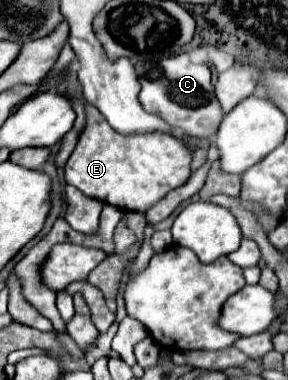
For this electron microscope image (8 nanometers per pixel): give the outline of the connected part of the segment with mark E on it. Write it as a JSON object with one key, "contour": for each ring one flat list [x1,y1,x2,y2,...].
{"contour":[[91,103,85,105,85,113,87,113,85,129,79,135,79,141,65,165,65,181,69,185,121,211,147,211,153,203,165,197,171,189,183,185,189,179,191,149,185,141,179,141,179,137,175,137,173,133,133,133,133,135,123,137,121,133,115,133,115,129,107,125,105,117]]}

